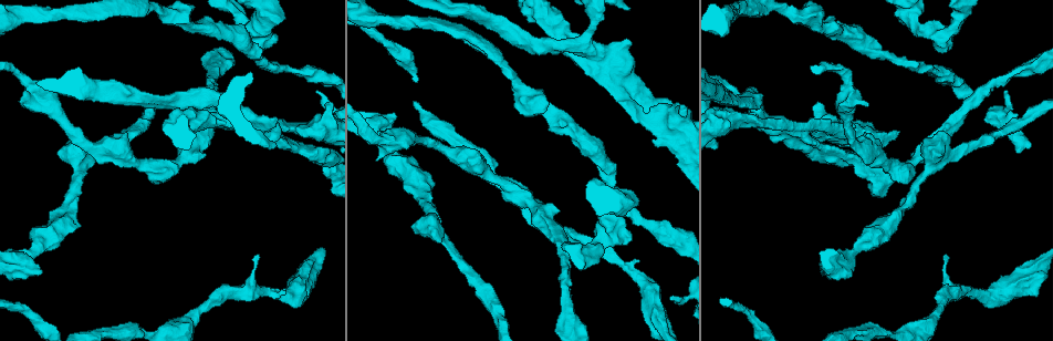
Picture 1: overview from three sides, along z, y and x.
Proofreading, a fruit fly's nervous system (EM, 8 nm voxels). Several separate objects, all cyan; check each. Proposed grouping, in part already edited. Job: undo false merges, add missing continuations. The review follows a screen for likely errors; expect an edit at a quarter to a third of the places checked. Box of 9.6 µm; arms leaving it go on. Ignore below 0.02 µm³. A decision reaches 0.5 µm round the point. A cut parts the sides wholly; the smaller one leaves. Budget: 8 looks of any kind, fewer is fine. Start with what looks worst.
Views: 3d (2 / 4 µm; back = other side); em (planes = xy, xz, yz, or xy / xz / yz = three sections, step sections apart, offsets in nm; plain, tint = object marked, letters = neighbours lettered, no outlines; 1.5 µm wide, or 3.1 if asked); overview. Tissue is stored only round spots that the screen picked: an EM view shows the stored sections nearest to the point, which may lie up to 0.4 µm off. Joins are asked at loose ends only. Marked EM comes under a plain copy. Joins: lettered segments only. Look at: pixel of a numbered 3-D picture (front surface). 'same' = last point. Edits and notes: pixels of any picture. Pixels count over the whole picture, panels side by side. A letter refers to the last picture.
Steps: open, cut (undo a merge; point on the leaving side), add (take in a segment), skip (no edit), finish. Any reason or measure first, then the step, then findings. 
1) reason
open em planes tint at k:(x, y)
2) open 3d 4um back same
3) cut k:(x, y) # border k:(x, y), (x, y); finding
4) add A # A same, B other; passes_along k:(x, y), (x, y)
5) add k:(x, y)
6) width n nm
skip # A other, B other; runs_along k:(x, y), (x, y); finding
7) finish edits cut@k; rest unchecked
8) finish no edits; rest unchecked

an open end
open 3d 2um at 1:(715, 145)

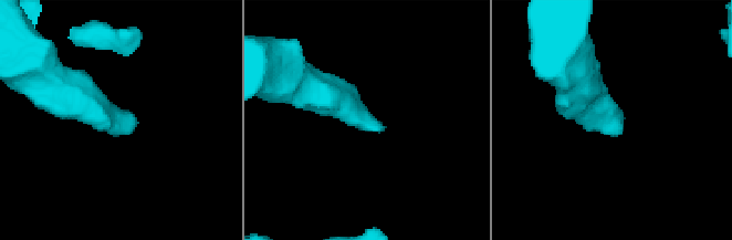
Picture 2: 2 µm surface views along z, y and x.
open em xz step 4 letters at 2:(622, 128)

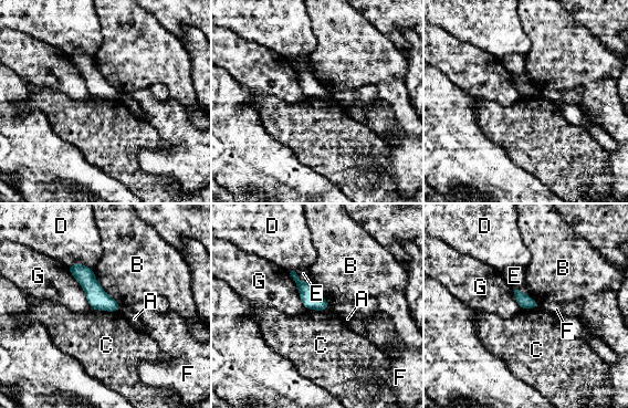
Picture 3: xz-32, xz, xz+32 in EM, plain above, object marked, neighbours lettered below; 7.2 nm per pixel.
another direction
open em planes letters same

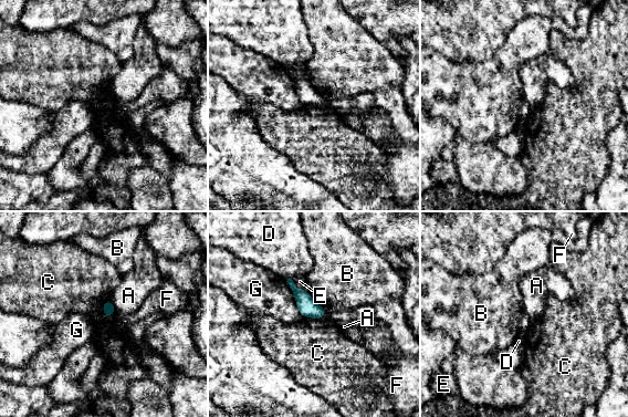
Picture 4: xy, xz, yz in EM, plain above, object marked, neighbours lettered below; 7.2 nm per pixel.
skip # A other, B other, C other, D other, E other, F other, G other; border 4:(110, 300), (103, 303), (104, 318); no lettered segment goes on from it

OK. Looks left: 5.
branch stops here
open 3d 2um at 1:(41, 273)

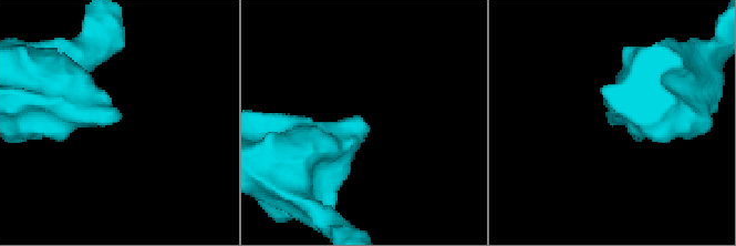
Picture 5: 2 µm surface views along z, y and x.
open em xy step 8 tint at 5:(113, 118)

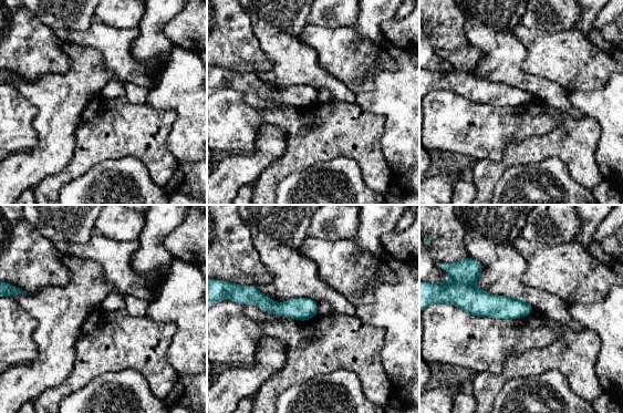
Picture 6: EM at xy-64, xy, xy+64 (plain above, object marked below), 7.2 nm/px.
open em planes letters same

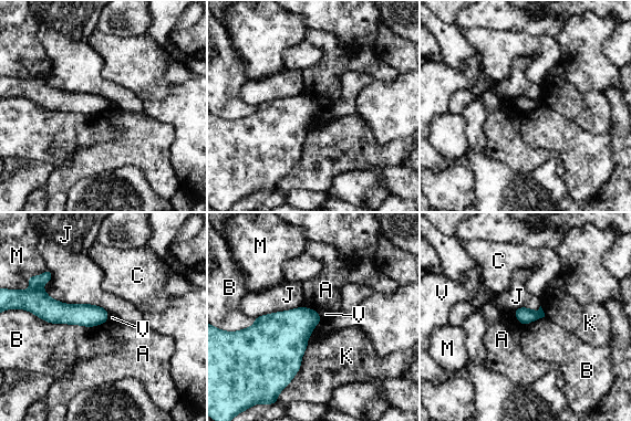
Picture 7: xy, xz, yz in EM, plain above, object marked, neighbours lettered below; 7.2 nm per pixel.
skip # A other, B other, C other, J other, K other, M other, V other; border 7:(24, 309), (51, 323), (107, 320); none of them fits

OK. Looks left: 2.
branch stops here
open 3d 4um at 1:(946, 256)

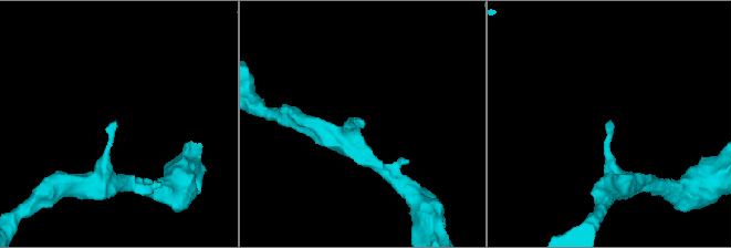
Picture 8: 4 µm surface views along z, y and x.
open em planes letters at 8:(115, 123)

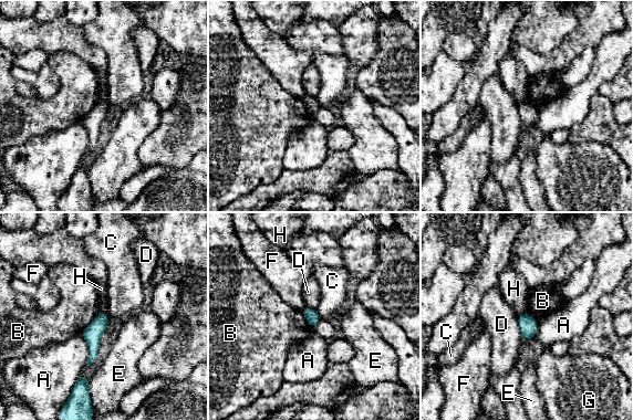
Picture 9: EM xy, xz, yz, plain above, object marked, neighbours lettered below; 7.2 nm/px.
skip # A other, B other, C other, D other, E other, F other, G other, H other; none of them fits

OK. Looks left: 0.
finish no edits; rest unchecked

